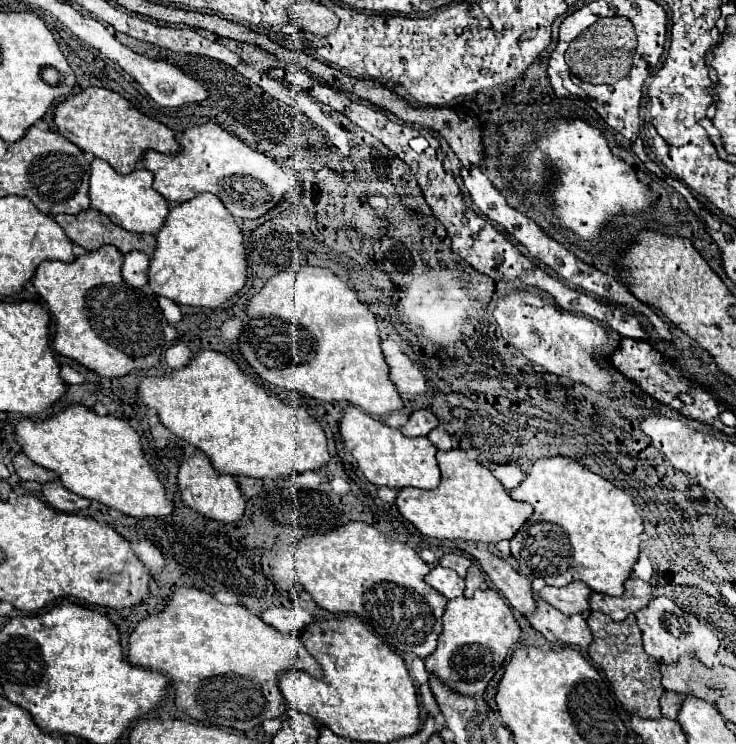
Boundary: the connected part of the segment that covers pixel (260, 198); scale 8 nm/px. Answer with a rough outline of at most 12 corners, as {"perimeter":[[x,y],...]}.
{"perimeter":[[213,122],[143,166],[169,202],[217,194],[259,218],[293,186],[265,154]]}

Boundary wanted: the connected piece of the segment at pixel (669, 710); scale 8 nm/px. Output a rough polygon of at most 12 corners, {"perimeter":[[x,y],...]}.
{"perimeter":[[665,692],[661,710],[665,718],[675,720],[677,694]]}

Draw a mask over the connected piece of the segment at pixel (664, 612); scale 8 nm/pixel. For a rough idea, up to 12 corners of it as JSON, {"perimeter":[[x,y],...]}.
{"perimeter":[[667,596],[637,614],[643,648],[661,664],[683,654],[715,664],[719,638]]}

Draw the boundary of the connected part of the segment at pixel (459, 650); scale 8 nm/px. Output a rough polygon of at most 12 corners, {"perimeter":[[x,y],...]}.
{"perimeter":[[499,592],[453,598],[425,668],[479,698],[519,636]]}

